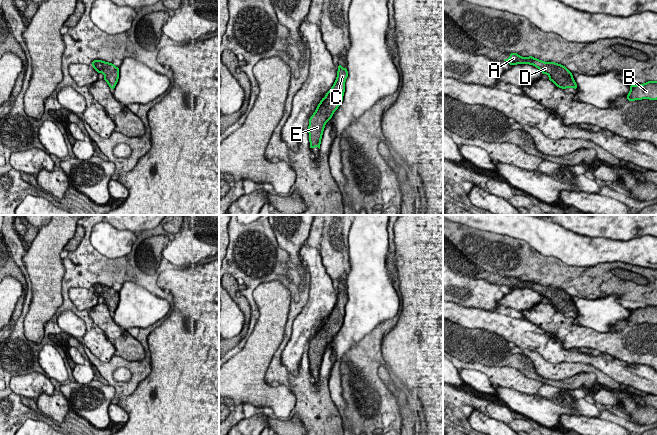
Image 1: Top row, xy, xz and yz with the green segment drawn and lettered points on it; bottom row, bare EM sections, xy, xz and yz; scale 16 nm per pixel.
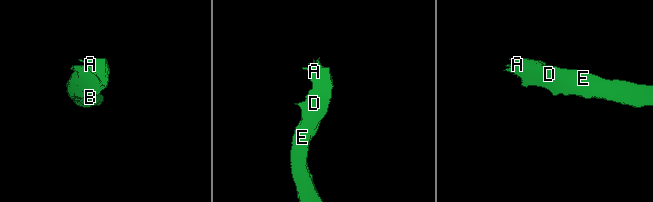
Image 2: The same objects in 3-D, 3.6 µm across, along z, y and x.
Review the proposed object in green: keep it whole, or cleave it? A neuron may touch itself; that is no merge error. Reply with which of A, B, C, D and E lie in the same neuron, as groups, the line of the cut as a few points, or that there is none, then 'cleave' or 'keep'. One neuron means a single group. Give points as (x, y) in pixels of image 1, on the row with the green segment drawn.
A B C D E | no cut | keep

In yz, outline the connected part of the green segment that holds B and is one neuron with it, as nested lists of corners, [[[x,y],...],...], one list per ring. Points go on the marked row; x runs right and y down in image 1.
[[[648,81],[644,84],[629,86],[630,92],[627,95],[629,101],[642,99],[657,100],[657,81]]]

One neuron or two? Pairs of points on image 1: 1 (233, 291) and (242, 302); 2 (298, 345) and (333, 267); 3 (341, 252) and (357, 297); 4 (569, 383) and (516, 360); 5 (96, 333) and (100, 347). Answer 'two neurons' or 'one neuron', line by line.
1: one neuron
2: two neurons
3: two neurons
4: one neuron
5: one neuron

